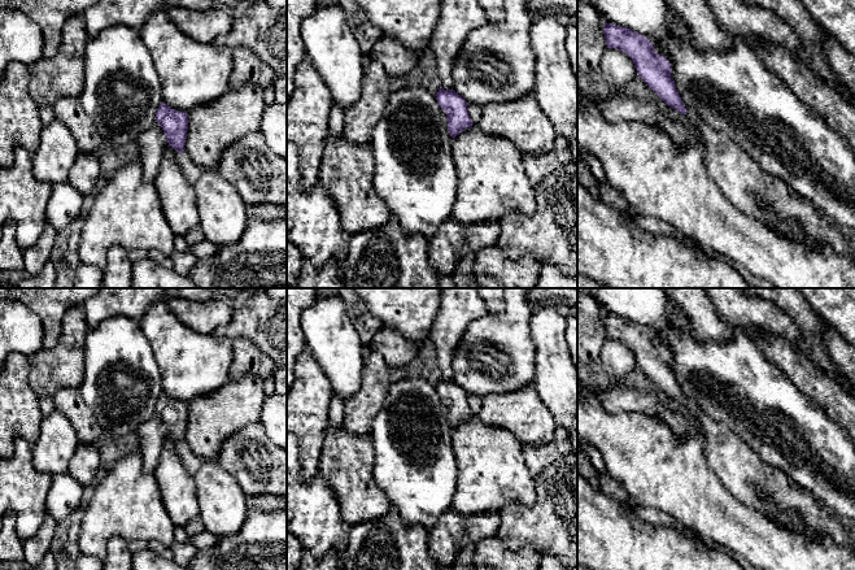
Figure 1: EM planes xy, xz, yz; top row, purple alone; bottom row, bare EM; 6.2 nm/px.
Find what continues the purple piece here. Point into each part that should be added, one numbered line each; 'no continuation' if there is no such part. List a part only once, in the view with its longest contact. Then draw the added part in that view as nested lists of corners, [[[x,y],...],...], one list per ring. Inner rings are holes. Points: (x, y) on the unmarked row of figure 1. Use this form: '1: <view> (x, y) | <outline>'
1: xy (153, 436) | [[[154,412],[153,417],[138,430],[144,471],[154,473],[163,447],[169,444],[169,434],[162,418]]]

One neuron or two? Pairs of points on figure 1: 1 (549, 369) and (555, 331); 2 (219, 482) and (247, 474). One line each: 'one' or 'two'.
1: one
2: two

